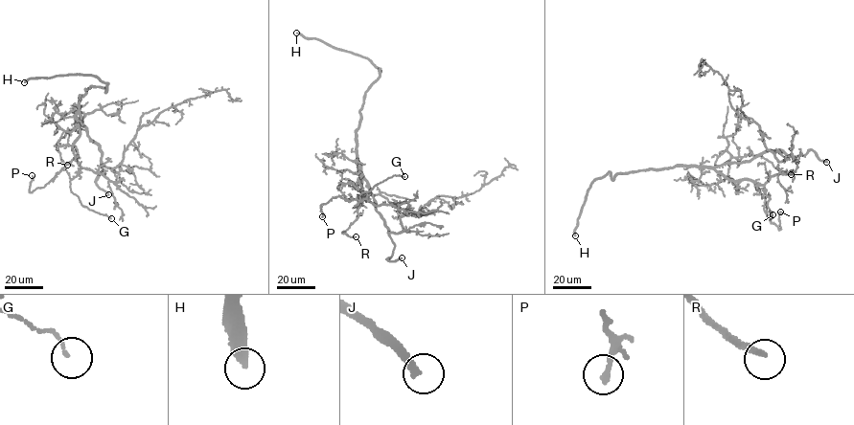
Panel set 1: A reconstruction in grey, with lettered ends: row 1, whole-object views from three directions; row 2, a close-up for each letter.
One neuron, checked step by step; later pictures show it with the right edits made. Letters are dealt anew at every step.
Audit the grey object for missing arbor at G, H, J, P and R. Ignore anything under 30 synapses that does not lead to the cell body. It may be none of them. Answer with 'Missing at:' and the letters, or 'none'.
Missing at: H, R

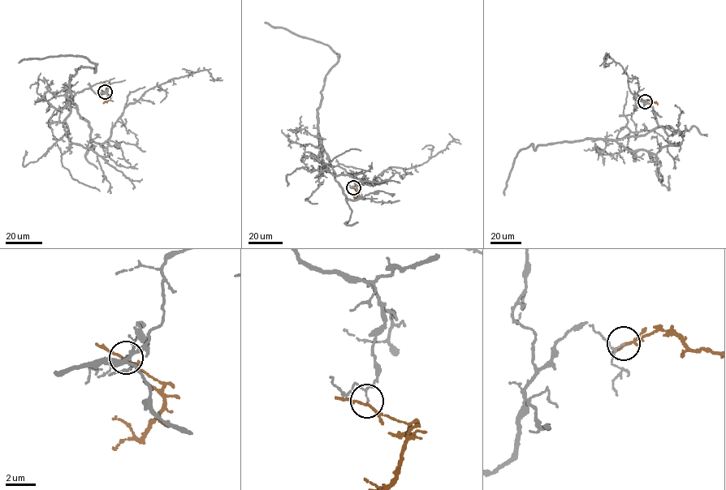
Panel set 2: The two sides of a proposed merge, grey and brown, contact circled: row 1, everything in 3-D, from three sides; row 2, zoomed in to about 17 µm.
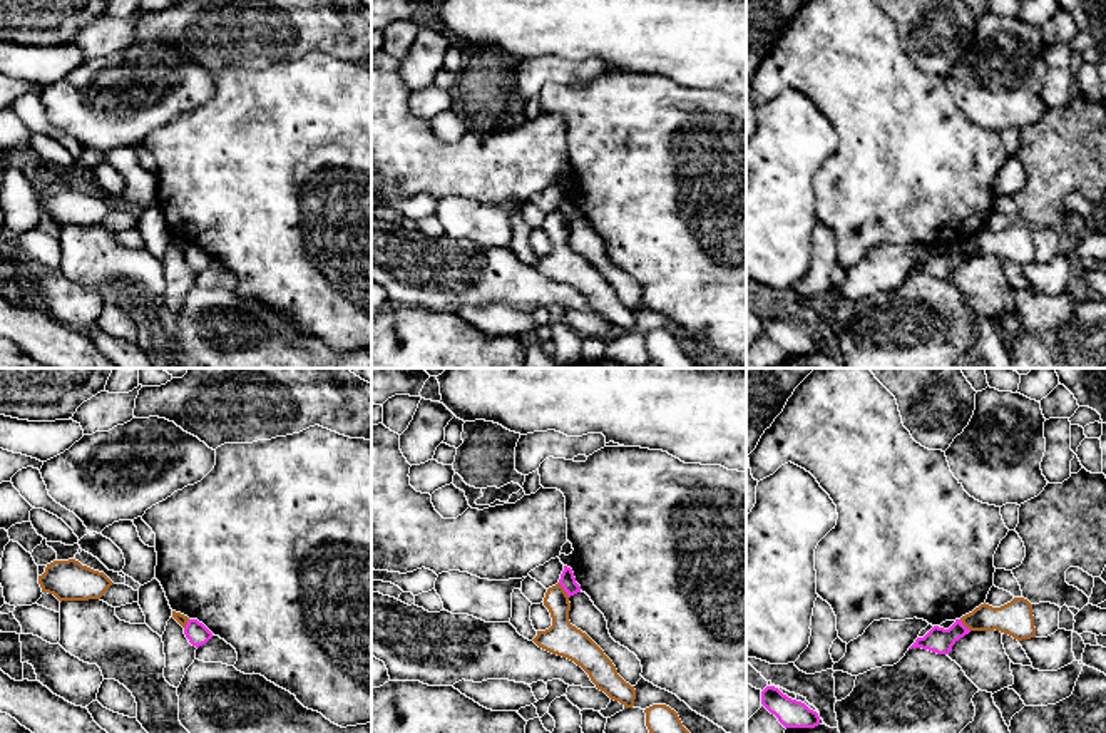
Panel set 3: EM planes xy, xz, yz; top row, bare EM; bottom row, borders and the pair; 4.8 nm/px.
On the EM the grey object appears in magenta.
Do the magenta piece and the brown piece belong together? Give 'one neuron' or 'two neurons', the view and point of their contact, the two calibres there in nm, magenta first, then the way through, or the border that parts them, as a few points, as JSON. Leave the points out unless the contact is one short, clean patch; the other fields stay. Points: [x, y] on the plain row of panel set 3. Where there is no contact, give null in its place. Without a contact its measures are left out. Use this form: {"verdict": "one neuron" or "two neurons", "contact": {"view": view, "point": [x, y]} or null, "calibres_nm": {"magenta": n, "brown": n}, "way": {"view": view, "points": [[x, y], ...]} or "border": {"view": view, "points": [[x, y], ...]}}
{"verdict": "two neurons", "contact": {"view": "xz", "point": [564, 215]}, "calibres_nm": {"magenta": 80, "brown": 160}, "border": {"view": "xz", "points": [[558, 208], [569, 221]]}}

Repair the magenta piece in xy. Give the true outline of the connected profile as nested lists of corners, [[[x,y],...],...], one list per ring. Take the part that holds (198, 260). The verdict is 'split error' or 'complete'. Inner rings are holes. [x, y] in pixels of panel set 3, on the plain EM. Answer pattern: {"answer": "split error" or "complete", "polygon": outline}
{"answer": "complete", "polygon": [[[197,244],[187,246],[184,259],[189,264],[189,268],[196,273],[206,269],[212,263],[212,258]]]}

